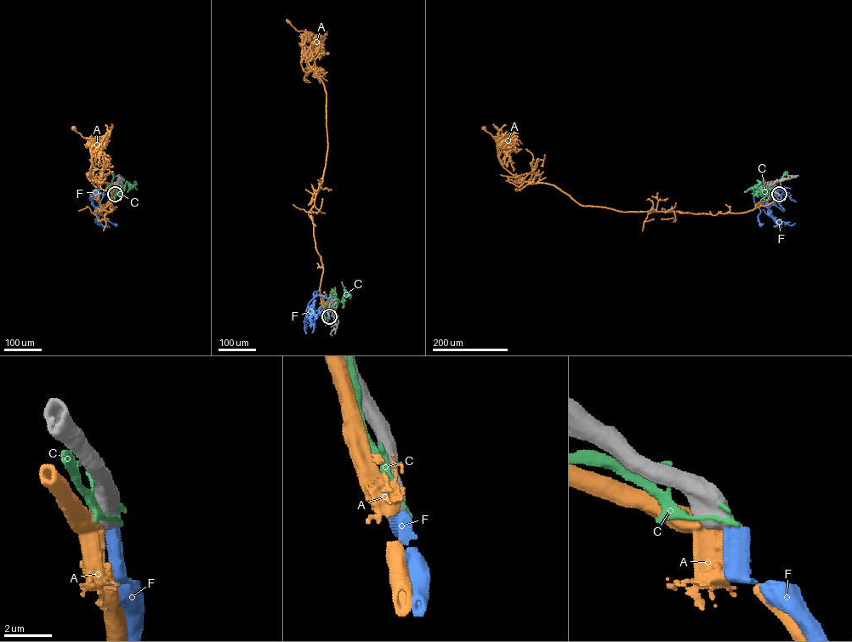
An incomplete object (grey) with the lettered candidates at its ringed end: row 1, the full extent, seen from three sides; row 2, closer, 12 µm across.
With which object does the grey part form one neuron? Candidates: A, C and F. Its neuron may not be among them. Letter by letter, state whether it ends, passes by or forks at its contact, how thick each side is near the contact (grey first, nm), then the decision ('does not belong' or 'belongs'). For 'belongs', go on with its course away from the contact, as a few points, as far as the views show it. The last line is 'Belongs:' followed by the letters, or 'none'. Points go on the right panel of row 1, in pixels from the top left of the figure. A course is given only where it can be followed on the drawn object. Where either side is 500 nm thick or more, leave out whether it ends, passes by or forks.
A: 750/600 nm | does not belong
C: 850/260 nm | does not belong
F: 700/700 nm | belongs | via (779, 194), (780, 199), (769, 203), (783, 211), (771, 198), (754, 196), (761, 212), (758, 216), (760, 224)
Belongs: F

